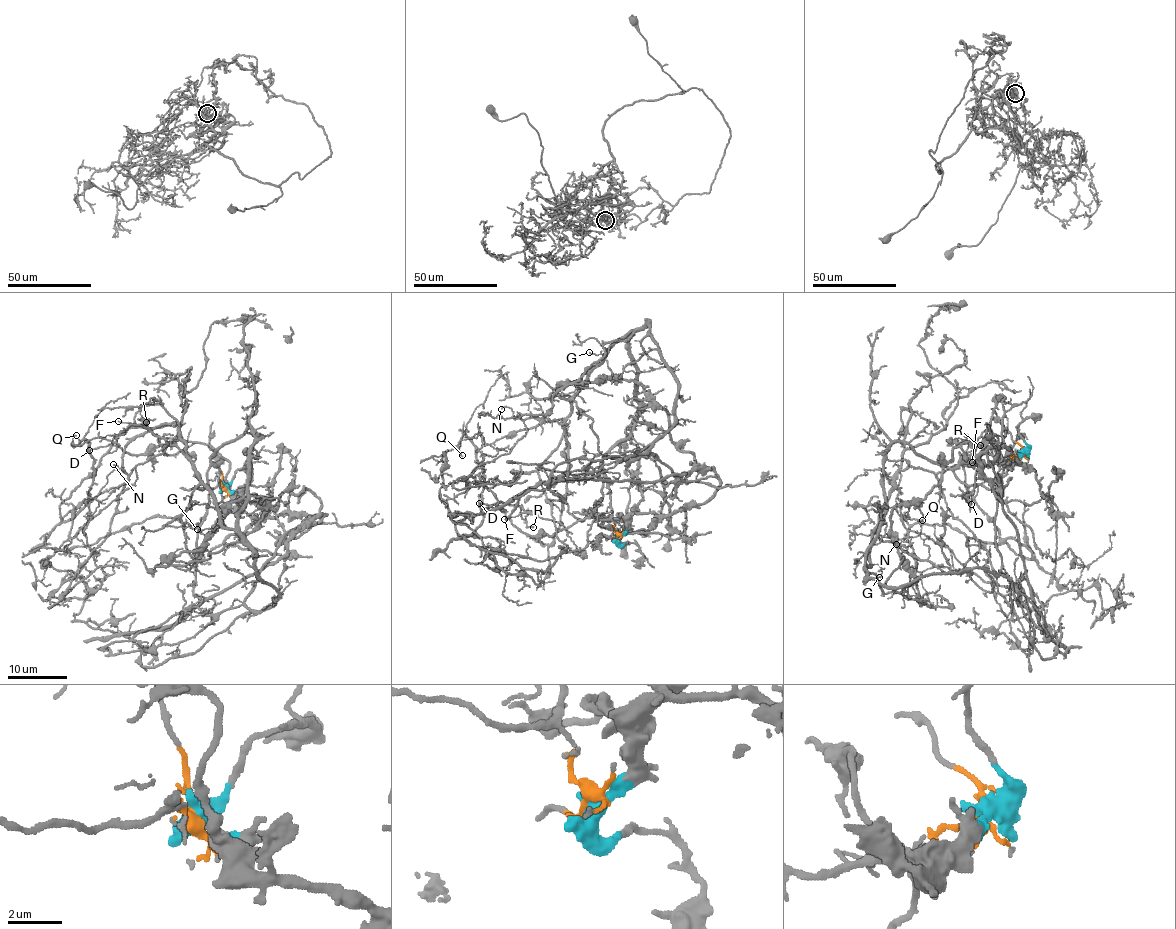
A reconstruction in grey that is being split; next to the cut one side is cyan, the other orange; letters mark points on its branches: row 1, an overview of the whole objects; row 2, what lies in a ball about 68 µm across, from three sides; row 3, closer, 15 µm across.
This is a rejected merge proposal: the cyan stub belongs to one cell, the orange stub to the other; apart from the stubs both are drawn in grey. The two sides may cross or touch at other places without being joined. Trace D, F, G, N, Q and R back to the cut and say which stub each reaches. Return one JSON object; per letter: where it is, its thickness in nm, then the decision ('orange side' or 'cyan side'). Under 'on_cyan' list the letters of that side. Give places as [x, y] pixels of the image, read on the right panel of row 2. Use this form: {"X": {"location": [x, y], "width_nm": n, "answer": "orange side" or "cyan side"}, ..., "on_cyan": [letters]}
{"D": {"location": [971, 504], "width_nm": 130, "answer": "cyan side"}, "F": {"location": [972, 462], "width_nm": 80, "answer": "cyan side"}, "G": {"location": [879, 577], "width_nm": 120, "answer": "orange side"}, "N": {"location": [896, 544], "width_nm": 100, "answer": "orange side"}, "Q": {"location": [922, 520], "width_nm": 120, "answer": "cyan side"}, "R": {"location": [980, 445], "width_nm": 150, "answer": "cyan side"}, "on_cyan": ["D", "F", "Q", "R"]}

